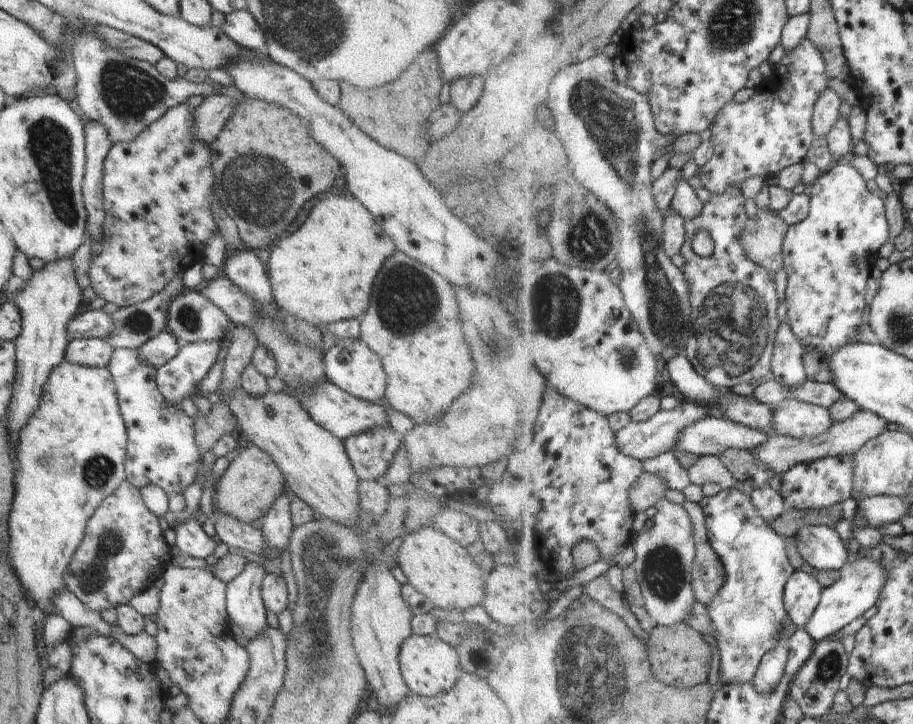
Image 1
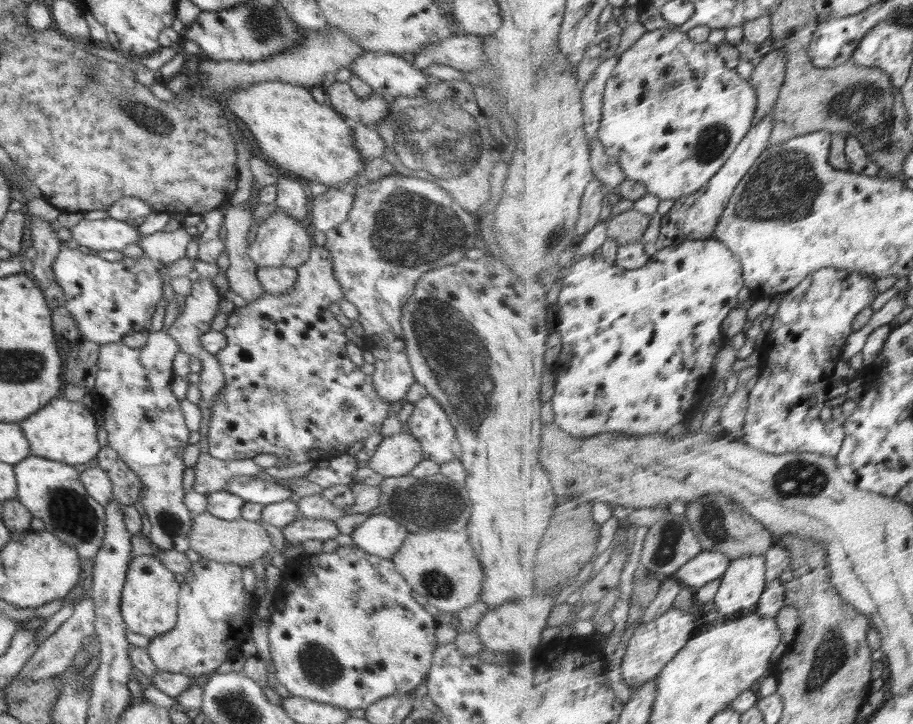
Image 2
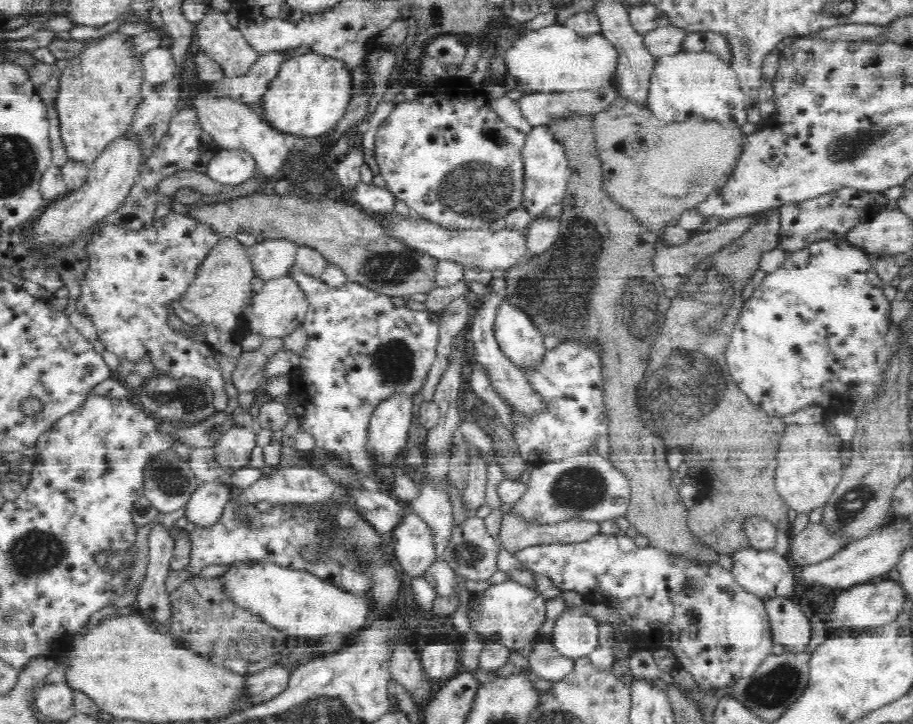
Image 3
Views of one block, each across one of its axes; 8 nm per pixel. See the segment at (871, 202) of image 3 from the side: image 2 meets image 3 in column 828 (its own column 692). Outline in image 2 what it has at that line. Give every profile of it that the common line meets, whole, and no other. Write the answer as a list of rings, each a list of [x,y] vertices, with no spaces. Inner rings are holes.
[[[774,111],[766,116],[758,126],[754,126],[750,135],[740,144],[735,155],[731,157],[717,175],[702,191],[688,195],[676,201],[671,213],[662,216],[661,234],[657,240],[657,249],[664,250],[670,246],[679,246],[690,240],[706,240],[715,236],[719,222],[722,220],[727,206],[731,203],[736,190],[744,178],[752,171],[756,162],[768,151],[771,145],[772,133],[776,125]]]

